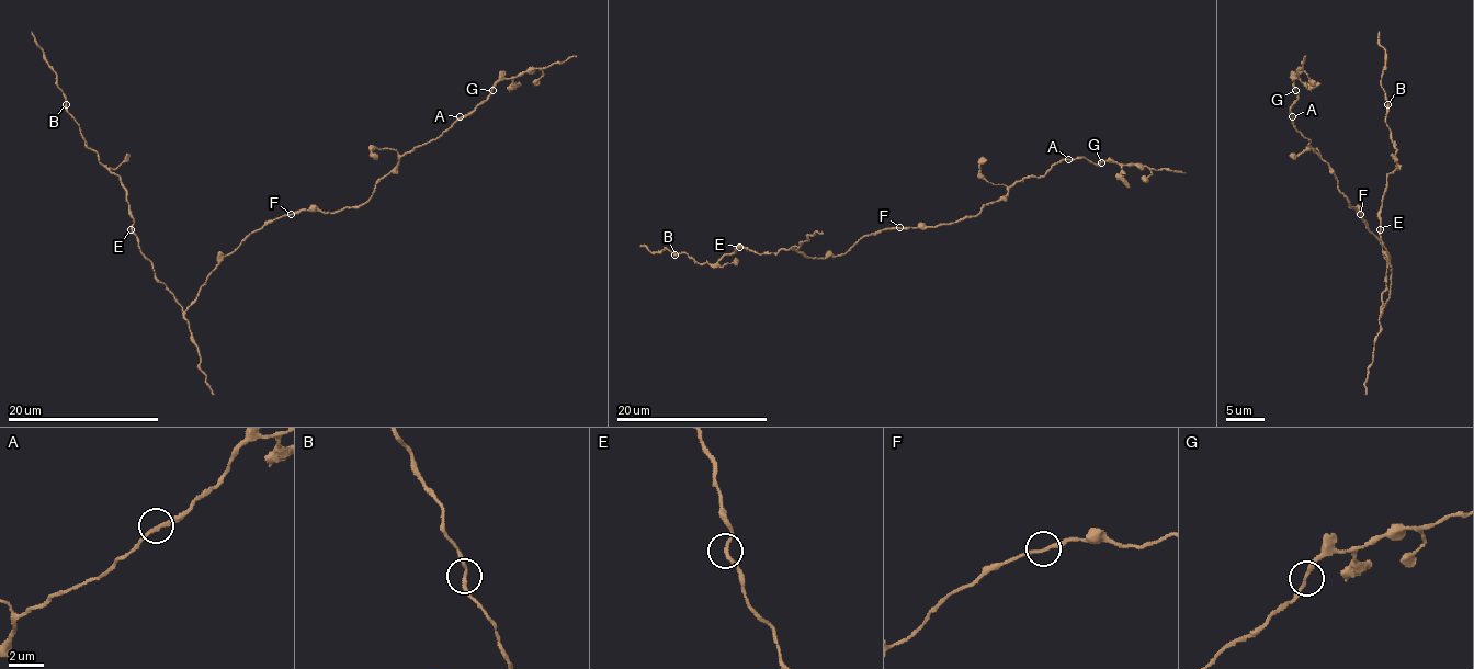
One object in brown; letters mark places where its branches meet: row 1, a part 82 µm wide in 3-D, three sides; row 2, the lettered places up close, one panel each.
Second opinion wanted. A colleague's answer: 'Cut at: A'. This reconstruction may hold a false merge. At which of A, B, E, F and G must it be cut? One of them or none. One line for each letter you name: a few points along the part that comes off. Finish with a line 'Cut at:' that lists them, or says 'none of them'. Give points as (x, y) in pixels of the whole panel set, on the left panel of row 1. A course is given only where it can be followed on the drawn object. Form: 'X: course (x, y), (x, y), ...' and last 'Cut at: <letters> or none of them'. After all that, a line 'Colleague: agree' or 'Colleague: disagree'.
Cut at: none of them
Colleague: disagree

